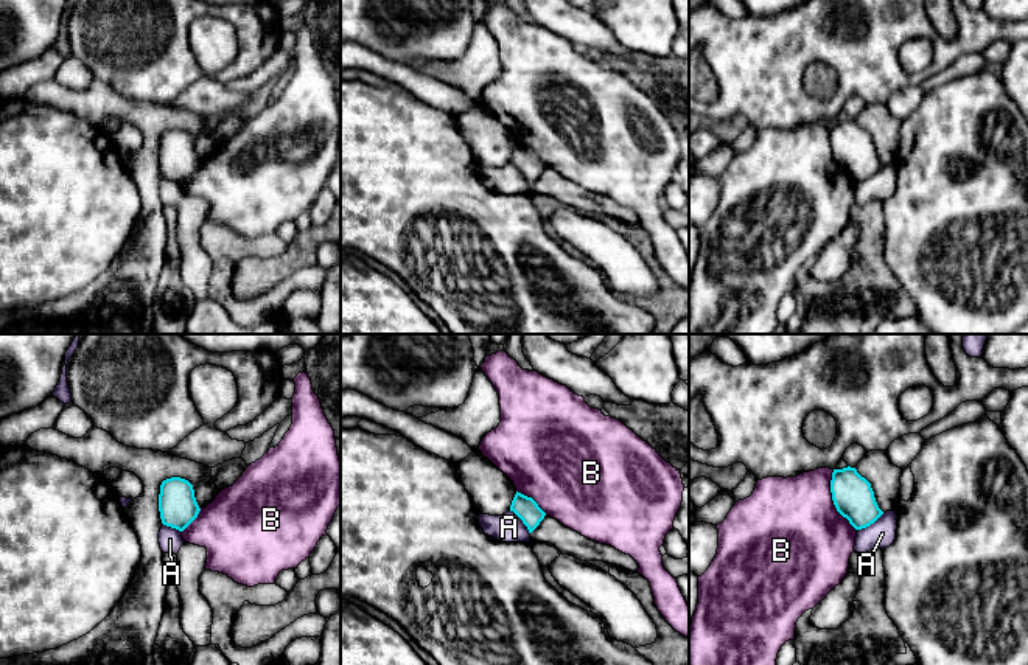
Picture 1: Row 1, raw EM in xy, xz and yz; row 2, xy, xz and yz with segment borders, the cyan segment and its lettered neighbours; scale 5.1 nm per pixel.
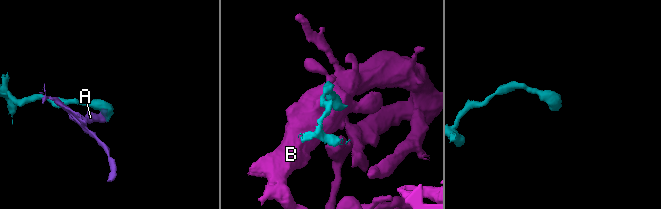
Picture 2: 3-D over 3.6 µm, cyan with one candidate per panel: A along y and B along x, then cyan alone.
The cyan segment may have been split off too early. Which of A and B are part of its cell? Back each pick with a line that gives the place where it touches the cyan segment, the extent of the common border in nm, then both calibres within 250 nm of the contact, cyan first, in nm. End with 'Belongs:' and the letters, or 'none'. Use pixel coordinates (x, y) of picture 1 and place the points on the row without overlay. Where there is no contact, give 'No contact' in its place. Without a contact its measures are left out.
Belongs: none

